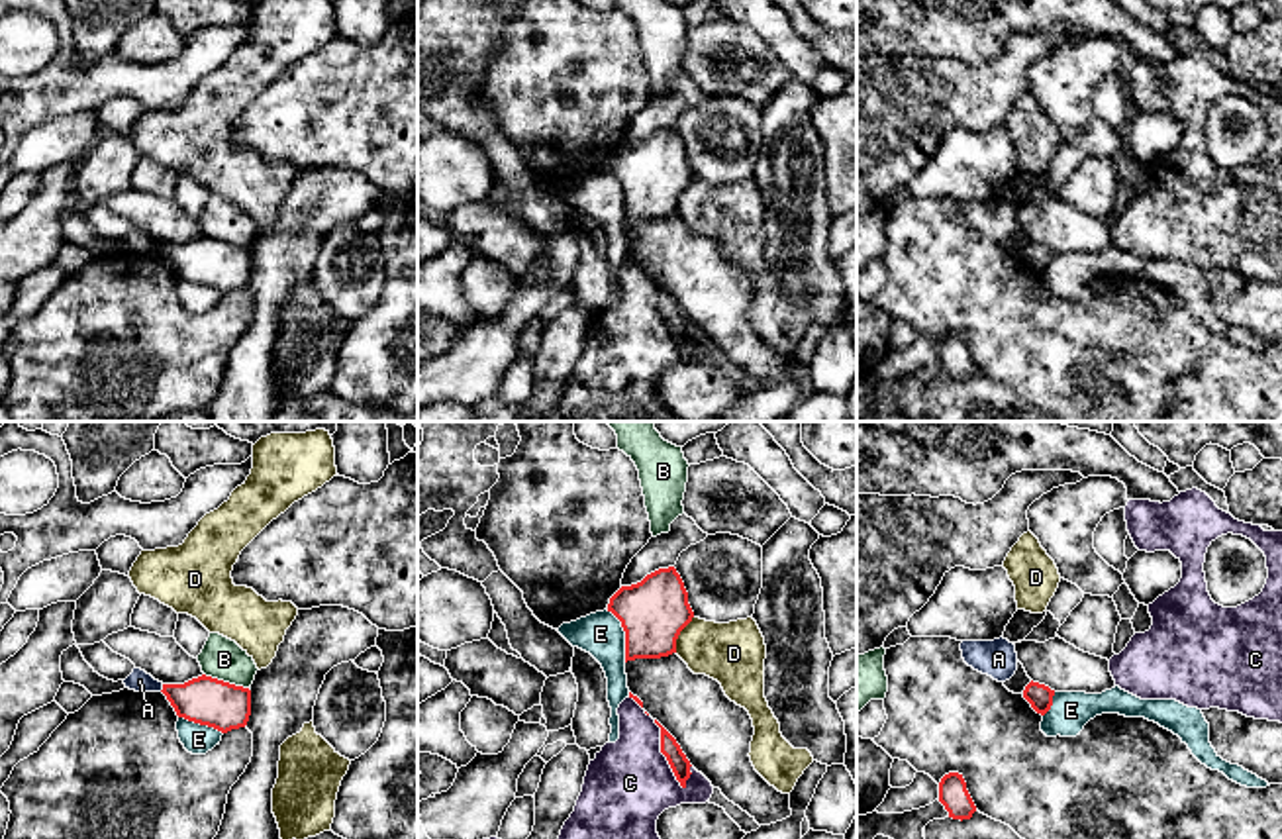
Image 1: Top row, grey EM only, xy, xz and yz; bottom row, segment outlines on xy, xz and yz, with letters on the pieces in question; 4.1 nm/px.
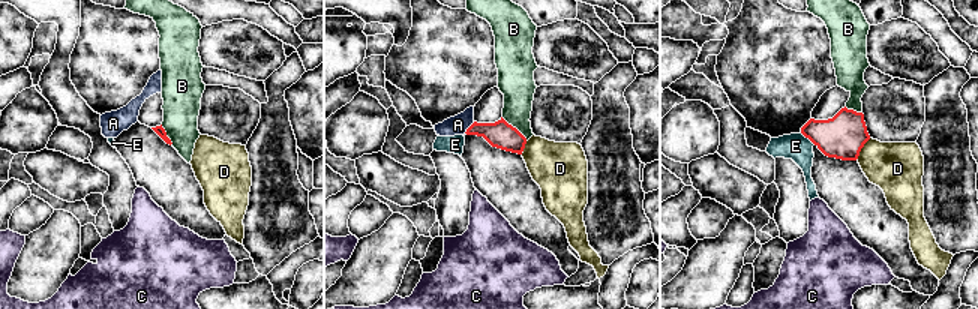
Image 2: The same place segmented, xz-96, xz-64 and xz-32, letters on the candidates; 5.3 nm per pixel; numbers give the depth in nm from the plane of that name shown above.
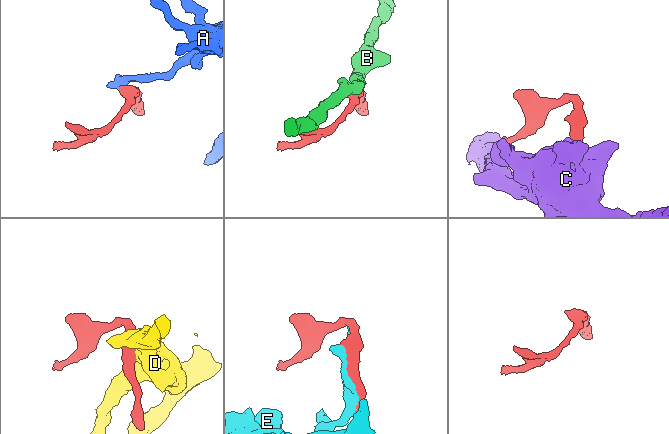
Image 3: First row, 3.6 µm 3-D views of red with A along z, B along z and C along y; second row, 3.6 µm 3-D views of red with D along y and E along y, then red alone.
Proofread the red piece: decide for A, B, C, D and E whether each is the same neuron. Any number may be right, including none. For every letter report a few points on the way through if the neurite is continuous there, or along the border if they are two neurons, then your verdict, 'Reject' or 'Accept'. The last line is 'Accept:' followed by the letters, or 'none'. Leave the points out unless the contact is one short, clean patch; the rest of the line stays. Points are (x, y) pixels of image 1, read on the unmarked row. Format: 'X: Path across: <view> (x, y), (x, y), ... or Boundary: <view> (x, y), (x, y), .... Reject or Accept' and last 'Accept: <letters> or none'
A: Boundary: xy (163, 246), (159, 251). Reject
B: Boundary: xy (204, 234), (247, 249). Reject
C: Reject
D: Boundary: xz (692, 177), (681, 193), (675, 212). Reject
E: Reject
Accept: none

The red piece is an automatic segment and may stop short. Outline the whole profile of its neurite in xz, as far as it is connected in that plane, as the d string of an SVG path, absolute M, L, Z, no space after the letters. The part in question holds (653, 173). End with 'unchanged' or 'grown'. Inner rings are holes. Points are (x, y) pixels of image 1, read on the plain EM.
M674 127L621 147L610 159L608 173L621 182L625 192L625 223L676 214L676 200L694 178L688 153Z; unchanged

